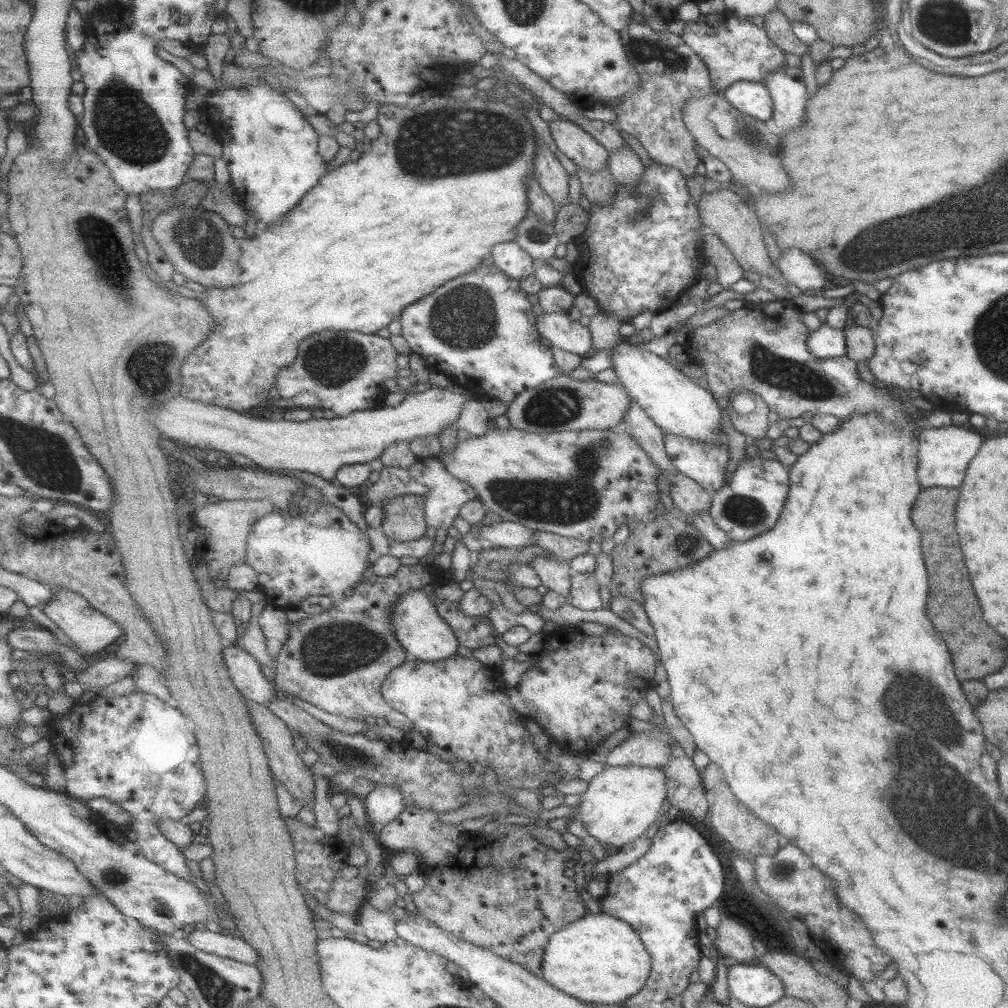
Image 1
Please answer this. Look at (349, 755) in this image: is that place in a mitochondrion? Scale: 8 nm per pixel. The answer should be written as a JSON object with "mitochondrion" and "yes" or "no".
{"mitochondrion":"yes"}

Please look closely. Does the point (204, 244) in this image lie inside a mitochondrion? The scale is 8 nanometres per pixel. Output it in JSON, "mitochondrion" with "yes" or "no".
{"mitochondrion":"yes"}

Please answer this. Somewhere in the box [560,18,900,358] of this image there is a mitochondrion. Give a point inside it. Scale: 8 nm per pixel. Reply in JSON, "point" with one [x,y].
{"point":[644,51]}

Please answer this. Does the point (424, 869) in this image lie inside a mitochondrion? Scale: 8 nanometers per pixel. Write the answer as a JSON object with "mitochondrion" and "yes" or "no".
{"mitochondrion":"no"}

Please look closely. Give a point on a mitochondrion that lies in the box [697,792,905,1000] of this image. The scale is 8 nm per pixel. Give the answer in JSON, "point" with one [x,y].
{"point":[785,876]}

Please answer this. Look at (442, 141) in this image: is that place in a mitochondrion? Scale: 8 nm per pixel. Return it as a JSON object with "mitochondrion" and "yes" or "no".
{"mitochondrion":"yes"}

